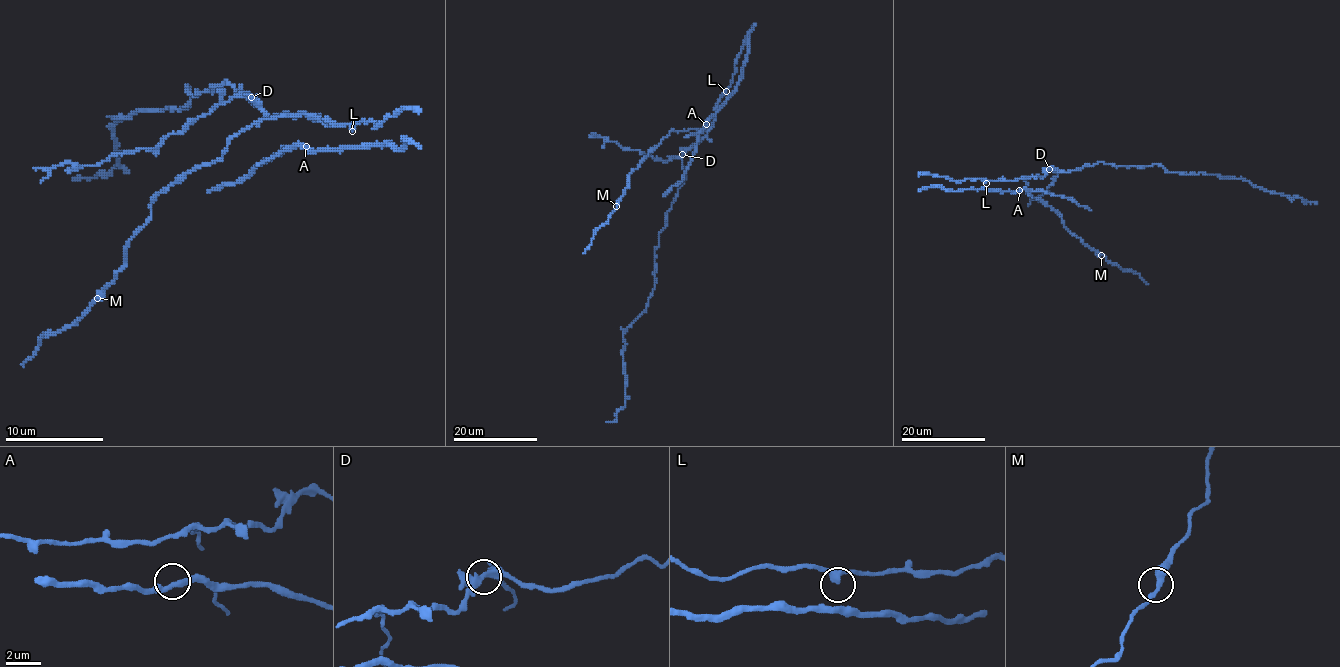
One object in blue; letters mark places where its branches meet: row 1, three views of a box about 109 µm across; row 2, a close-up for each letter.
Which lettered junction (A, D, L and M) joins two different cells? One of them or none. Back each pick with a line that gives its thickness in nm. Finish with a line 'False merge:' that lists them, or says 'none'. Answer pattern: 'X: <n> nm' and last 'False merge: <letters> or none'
D: 420 nm
False merge: D

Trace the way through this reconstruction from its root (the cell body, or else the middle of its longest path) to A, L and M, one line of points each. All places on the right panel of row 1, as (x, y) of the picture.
A: (1074, 171), (1051, 168), (1042, 177), (986, 182), (992, 190), (1019, 190)
L: (1074, 171), (1051, 168), (1042, 177), (988, 180), (986, 183)
M: (1074, 171), (1051, 168), (1042, 177), (1025, 176), (1025, 191), (1055, 210), (1073, 234), (1101, 255)

